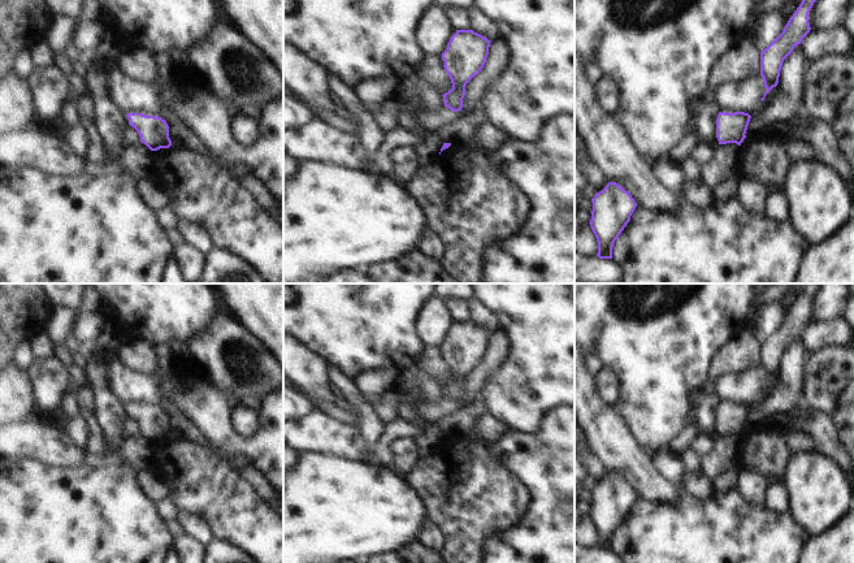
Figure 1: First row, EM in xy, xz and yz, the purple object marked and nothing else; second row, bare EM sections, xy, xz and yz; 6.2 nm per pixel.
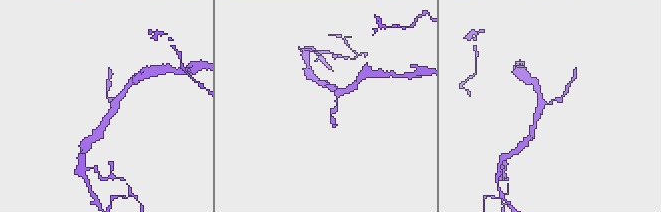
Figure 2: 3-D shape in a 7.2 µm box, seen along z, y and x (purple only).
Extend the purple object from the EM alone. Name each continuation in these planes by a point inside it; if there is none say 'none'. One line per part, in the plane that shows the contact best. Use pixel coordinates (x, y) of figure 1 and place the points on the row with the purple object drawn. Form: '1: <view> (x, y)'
none.

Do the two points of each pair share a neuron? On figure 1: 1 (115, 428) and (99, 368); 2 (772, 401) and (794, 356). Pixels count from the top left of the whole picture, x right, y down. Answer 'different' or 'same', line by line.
1: same
2: same

